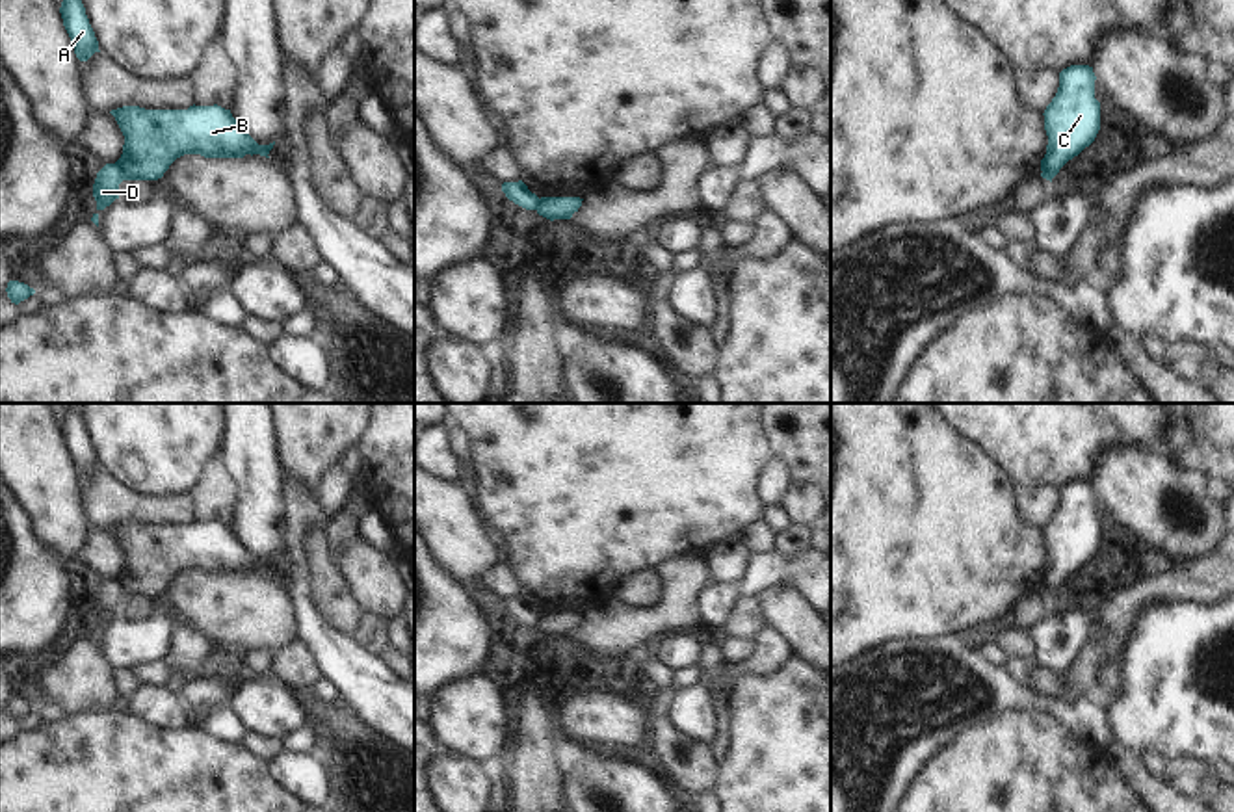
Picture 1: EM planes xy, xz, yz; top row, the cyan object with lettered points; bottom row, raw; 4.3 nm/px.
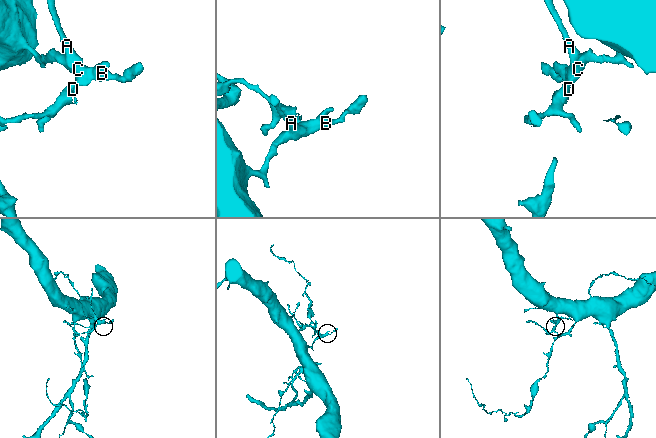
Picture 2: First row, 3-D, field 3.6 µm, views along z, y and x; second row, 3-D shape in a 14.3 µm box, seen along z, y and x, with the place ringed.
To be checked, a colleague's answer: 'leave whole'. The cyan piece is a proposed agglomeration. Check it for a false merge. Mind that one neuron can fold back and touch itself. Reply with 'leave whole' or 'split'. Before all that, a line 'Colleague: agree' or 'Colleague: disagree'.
Colleague: disagree
split

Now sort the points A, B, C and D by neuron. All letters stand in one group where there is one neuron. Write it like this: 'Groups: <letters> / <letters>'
Groups: A B C / D.

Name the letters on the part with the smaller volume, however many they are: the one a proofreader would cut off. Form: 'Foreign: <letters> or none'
Foreign: D

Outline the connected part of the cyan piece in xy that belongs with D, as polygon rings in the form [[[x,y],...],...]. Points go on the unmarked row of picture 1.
[[[106,580],[95,595],[93,613],[97,626],[104,626],[115,615],[119,615],[119,600],[125,596],[125,589],[115,580]]]

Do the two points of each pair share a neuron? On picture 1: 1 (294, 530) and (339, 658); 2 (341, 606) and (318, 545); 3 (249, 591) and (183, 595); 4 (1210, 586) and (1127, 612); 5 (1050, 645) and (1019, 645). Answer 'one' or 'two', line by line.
1: one
2: one
3: one
4: one
5: two

